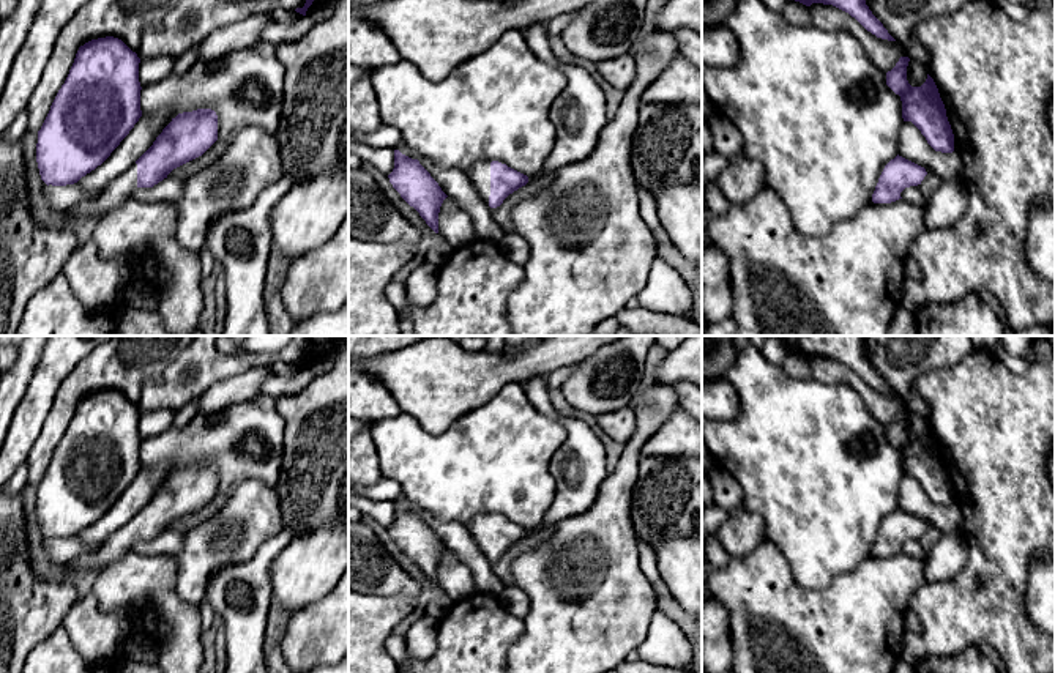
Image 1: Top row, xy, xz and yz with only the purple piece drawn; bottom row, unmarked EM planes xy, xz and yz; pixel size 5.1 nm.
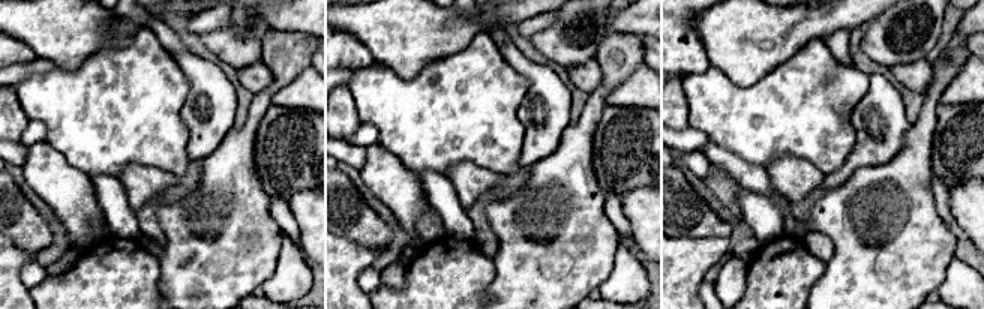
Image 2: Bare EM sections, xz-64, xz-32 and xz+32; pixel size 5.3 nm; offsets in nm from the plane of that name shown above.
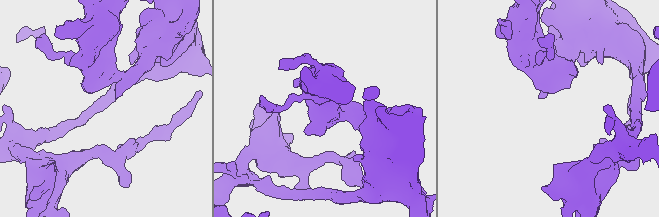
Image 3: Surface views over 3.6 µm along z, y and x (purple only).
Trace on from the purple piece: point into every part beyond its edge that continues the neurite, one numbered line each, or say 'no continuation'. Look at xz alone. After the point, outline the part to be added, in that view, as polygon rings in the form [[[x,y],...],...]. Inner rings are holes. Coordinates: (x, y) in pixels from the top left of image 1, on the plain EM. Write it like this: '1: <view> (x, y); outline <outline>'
1: xz (480, 527); outline [[[490,514],[476,515],[473,520],[465,523],[472,537],[478,542],[479,548],[489,556],[490,548]]]

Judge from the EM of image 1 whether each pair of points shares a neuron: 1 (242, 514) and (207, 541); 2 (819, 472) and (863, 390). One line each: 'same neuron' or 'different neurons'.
1: same neuron
2: different neurons

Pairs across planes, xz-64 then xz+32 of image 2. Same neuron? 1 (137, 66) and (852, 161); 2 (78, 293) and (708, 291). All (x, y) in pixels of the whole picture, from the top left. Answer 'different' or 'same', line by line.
1: different
2: different

